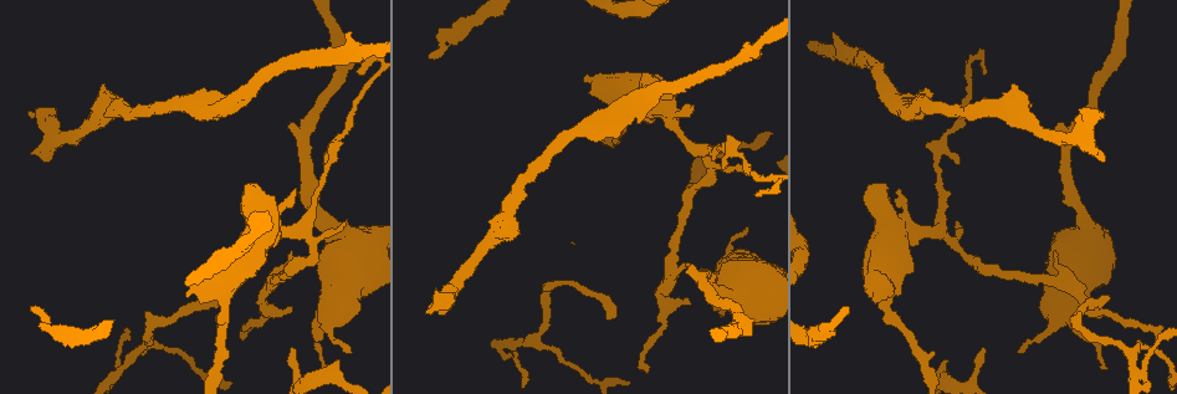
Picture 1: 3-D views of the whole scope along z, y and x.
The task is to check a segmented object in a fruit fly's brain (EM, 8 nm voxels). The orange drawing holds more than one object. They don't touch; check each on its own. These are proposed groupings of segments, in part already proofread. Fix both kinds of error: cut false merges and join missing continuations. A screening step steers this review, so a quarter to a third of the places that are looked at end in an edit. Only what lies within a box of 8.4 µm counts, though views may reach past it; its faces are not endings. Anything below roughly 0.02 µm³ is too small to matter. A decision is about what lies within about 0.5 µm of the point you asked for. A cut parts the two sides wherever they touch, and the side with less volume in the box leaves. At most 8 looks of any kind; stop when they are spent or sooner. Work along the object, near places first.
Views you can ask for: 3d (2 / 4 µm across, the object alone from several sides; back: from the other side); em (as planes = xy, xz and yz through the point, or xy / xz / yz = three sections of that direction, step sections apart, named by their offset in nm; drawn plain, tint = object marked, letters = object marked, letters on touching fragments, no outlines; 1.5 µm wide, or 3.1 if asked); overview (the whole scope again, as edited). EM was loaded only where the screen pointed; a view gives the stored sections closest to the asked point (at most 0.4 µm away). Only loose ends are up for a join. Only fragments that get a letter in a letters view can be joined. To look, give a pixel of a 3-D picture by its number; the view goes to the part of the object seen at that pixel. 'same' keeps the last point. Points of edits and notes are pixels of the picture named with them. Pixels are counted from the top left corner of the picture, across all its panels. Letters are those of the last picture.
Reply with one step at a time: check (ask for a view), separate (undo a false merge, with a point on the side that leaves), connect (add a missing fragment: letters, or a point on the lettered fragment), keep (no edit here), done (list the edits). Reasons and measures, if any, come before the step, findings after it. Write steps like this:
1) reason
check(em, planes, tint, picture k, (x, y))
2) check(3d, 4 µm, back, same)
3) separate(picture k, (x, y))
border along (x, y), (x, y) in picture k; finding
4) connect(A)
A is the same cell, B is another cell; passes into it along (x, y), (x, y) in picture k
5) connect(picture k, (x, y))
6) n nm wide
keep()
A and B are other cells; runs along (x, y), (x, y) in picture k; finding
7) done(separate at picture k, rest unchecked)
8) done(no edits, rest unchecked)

branch stops here
check(em, planes, letters, picture 1, (290, 348))

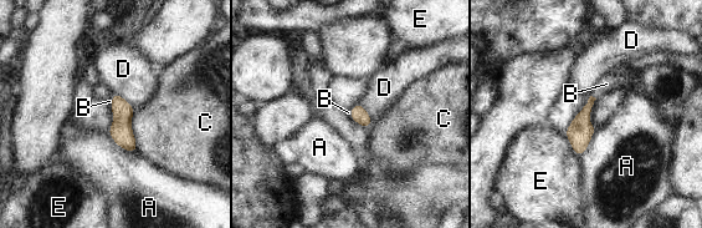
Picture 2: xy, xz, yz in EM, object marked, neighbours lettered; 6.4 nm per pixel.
C touches over 260 nm
connect(B)
B is the same cell, A, C, D and E are other cells; passes into it along (579, 132), (592, 96), (606, 84) in picture 2; it goes on there

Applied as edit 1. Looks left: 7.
redraw
check(overview)

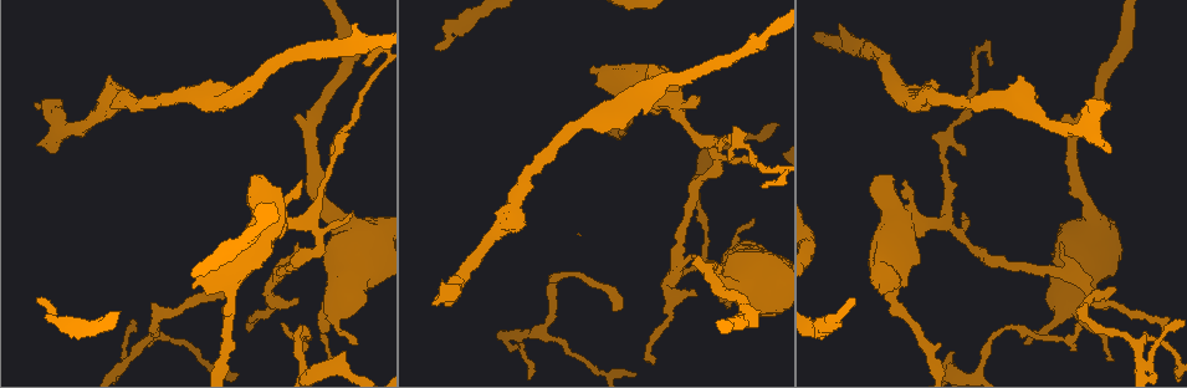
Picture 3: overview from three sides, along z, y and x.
an open end
check(em, xy, step 8, tint, picture 3, (692, 255))

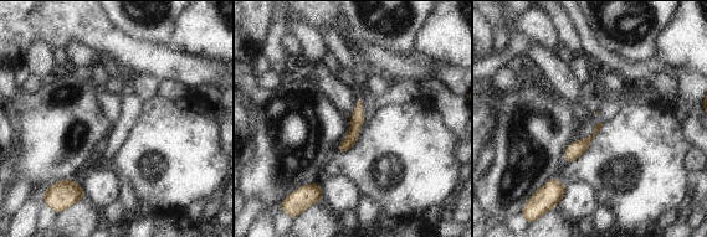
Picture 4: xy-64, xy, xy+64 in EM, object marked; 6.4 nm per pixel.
another direction
check(em, yz, step 8, letters, same)

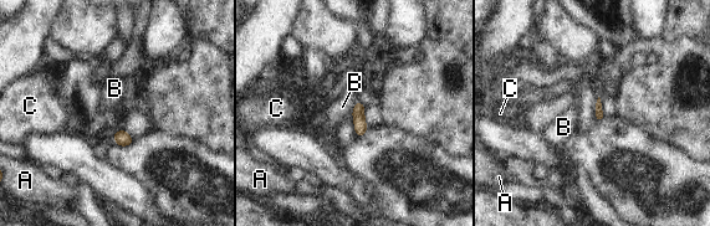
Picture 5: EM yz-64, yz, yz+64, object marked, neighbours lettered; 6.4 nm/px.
keep()
A, B and C are other cells; border along (357, 99), (351, 113) in picture 5; no lettered fragment goes on from it

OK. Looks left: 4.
check(3d, 4 µm, back, picture 3, (1101, 147))

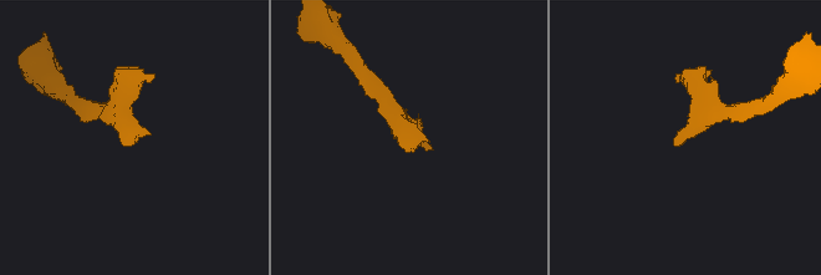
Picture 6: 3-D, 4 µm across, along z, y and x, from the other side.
check(em, xz, step 8, tint, picture 6, (148, 133))

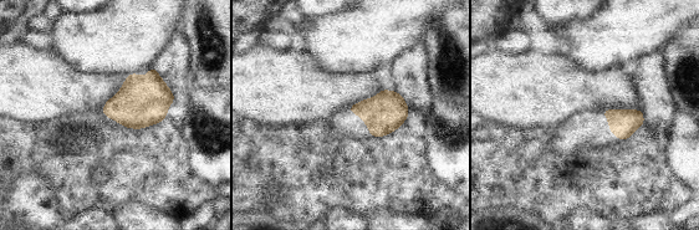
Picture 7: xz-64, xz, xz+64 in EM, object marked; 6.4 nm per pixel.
cut it another way
check(em, planes, letters, same)

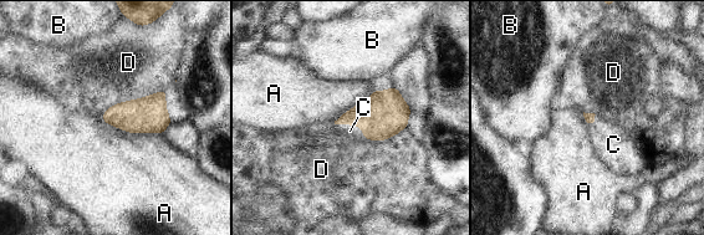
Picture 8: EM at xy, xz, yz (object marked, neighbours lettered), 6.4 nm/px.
connect(C)
C is the same cell, A, B and D are other cells; it goes on there

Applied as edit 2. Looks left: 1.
done(connect at picture 2, connect at picture 8, rest unchecked)

